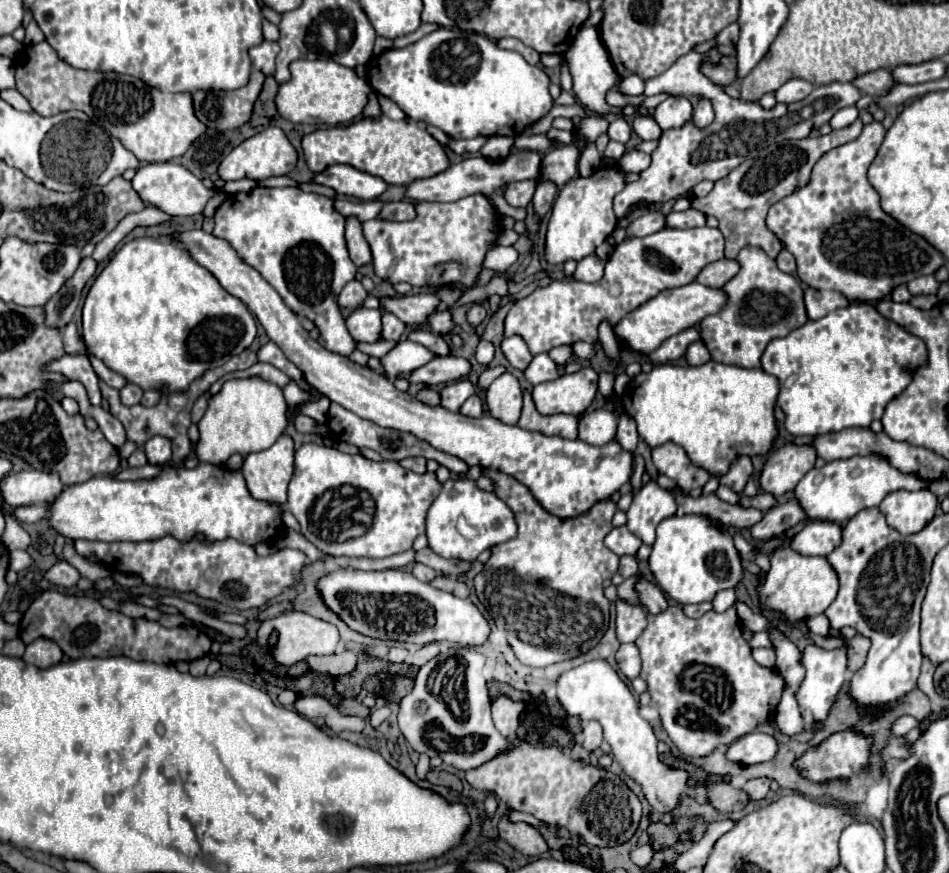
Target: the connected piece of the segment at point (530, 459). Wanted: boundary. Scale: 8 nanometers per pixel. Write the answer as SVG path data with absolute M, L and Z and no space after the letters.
M202 229L178 233L176 239L190 251L194 261L206 267L228 293L238 297L250 309L250 313L256 315L266 335L304 373L304 379L314 389L318 389L330 401L354 411L358 417L368 419L380 427L414 433L418 439L428 441L444 453L456 455L468 465L482 465L484 469L502 471L524 483L548 513L562 519L588 511L594 503L608 499L624 483L628 483L632 475L632 453L624 451L616 441L610 441L604 447L592 447L580 439L570 441L562 437L548 437L538 431L520 429L518 425L504 425L490 415L472 419L460 413L452 413L440 405L424 405L412 395L398 391L388 377L360 367L348 357L336 355L318 345L318 341L310 339L296 313L284 305L280 295L262 279L256 269L246 265L236 255L228 241L204 233Z

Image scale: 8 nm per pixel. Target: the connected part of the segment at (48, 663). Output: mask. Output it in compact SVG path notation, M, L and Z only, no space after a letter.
M42 637L42 639L36 639L26 645L26 653L22 659L40 669L48 669L62 661L62 649L52 639Z

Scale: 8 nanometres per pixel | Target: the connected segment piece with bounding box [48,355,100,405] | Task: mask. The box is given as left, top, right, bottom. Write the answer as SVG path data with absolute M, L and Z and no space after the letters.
M64 355L62 359L56 359L52 363L48 363L48 369L54 371L54 367L58 367L58 371L62 375L66 375L69 380L78 380L88 391L90 401L94 405L100 405L100 391L98 391L98 377L90 365L88 355Z

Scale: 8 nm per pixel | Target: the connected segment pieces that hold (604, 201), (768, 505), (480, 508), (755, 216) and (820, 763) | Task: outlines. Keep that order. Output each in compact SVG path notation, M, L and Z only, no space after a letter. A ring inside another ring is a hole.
M602 165L592 177L576 177L568 181L552 205L552 215L548 219L546 249L544 259L552 265L564 261L580 261L594 253L594 249L606 241L606 237L616 229L616 215L612 211L612 199L624 189L624 175L618 167Z
M760 491L756 497L750 497L750 499L746 499L746 501L748 501L750 507L760 509L762 513L766 513L768 509L772 509L772 507L778 505L778 501L776 501L774 495L770 495L770 493L762 493L762 491Z
M448 479L442 485L440 495L430 505L428 515L426 515L428 547L446 559L474 561L482 551L492 549L494 545L504 543L508 539L514 539L516 531L518 531L518 527L516 527L516 519L514 519L512 509L502 499L498 499L494 493L478 489L476 481L472 481L472 479ZM460 515L464 515L470 525L476 525L478 535L474 539L466 539L458 533L456 521Z
M856 119L852 125L832 131L820 137L806 137L800 141L784 141L780 145L772 145L758 153L758 159L744 159L728 177L714 183L714 189L700 199L692 199L692 207L714 215L720 221L720 231L726 239L726 257L734 259L738 251L746 245L762 247L770 257L776 257L782 249L778 237L766 225L768 209L780 199L792 195L796 189L804 187L810 181L810 171L816 161L834 147L840 147L848 141L854 141L862 133L862 121Z
M836 733L822 741L816 749L806 751L796 767L812 781L822 783L834 777L852 777L868 765L870 737L858 733Z

